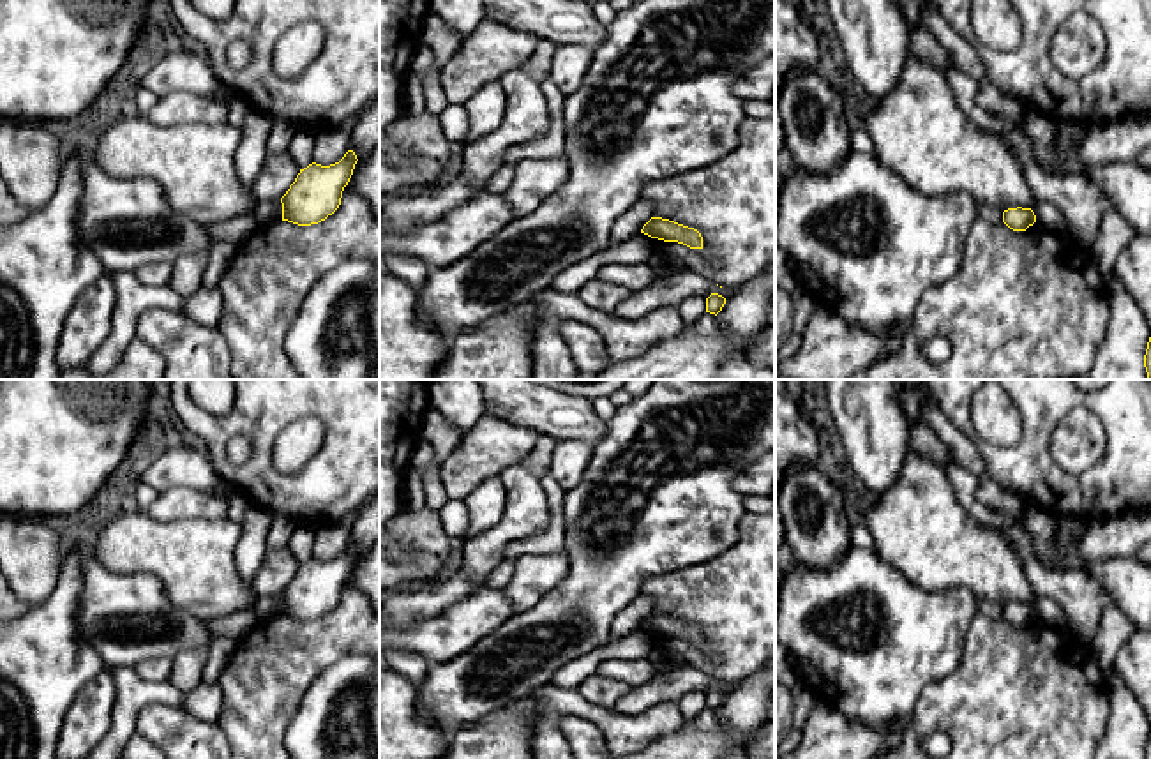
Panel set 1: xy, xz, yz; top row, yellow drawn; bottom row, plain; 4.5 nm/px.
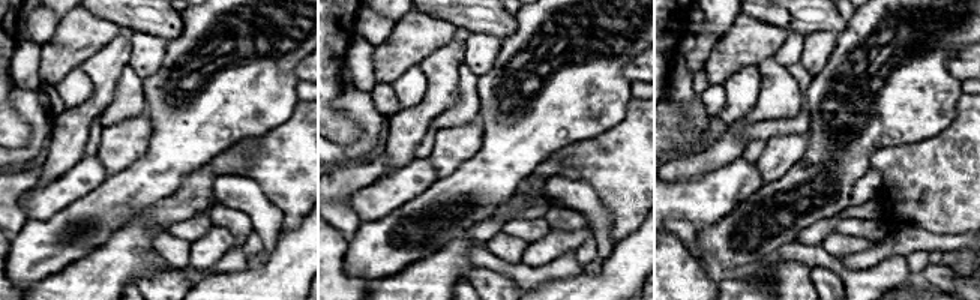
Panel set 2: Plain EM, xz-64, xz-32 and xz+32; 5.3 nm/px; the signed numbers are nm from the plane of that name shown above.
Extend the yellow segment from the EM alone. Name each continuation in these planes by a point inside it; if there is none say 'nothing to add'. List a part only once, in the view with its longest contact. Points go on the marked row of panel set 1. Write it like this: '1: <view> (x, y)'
nothing to add

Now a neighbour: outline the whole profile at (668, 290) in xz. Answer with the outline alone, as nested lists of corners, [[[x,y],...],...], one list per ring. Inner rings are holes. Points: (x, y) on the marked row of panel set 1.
[[[690,270],[667,275],[657,274],[650,286],[632,291],[609,316],[637,321],[660,307],[680,305],[692,297],[708,298],[711,293],[718,293],[727,300],[738,288],[720,288]]]

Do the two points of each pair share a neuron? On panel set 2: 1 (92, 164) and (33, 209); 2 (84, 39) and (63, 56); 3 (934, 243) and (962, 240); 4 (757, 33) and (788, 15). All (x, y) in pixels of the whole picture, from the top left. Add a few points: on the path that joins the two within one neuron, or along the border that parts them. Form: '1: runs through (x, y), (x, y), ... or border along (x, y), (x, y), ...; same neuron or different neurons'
1: runs through (77, 179), (48, 200); same neuron
2: runs through (80, 39), (68, 51); same neuron
3: runs through (941, 243), (955, 243); same neuron
4: border along (749, 15), (776, 23), (790, 32); different neurons

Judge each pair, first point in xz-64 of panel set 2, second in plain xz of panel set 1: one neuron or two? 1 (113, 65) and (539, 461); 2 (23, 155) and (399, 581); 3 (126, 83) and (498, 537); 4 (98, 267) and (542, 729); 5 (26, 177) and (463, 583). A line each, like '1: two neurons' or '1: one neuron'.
1: two neurons
2: one neuron
3: two neurons
4: two neurons
5: one neuron

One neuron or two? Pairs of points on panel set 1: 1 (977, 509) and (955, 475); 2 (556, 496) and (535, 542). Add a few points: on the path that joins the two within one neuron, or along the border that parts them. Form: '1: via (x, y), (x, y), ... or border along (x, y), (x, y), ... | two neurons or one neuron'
1: via (968, 500), (964, 484) | one neuron
2: via (556, 509), (556, 525), (548, 533) | one neuron

